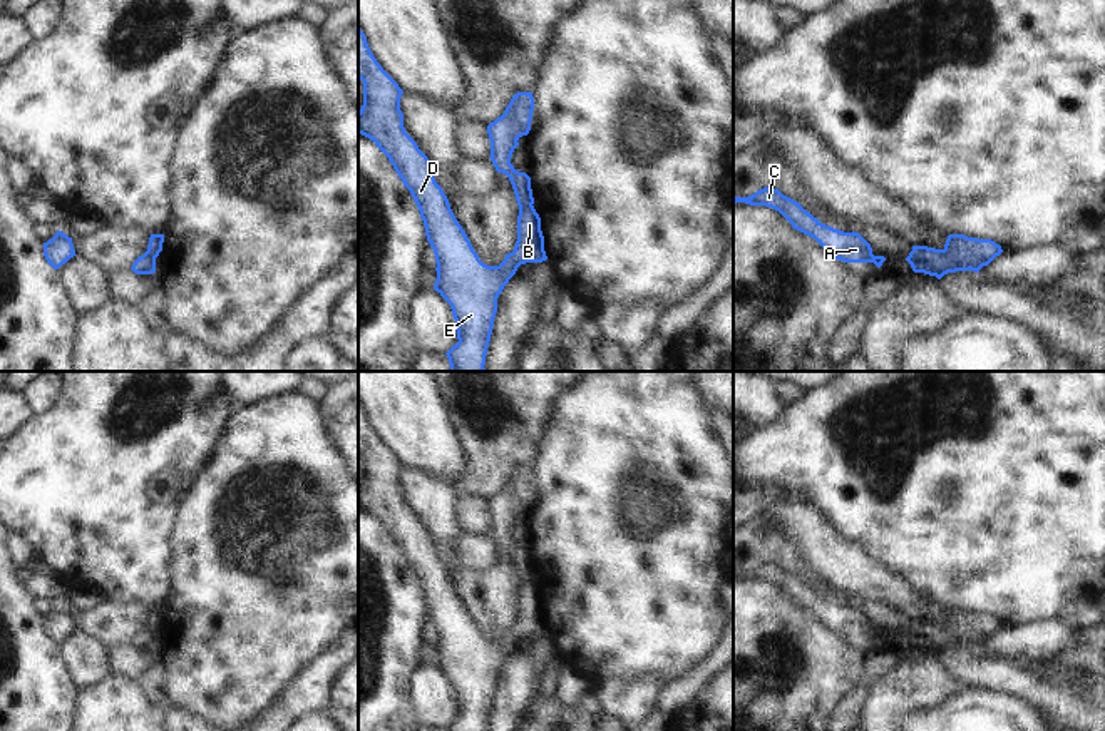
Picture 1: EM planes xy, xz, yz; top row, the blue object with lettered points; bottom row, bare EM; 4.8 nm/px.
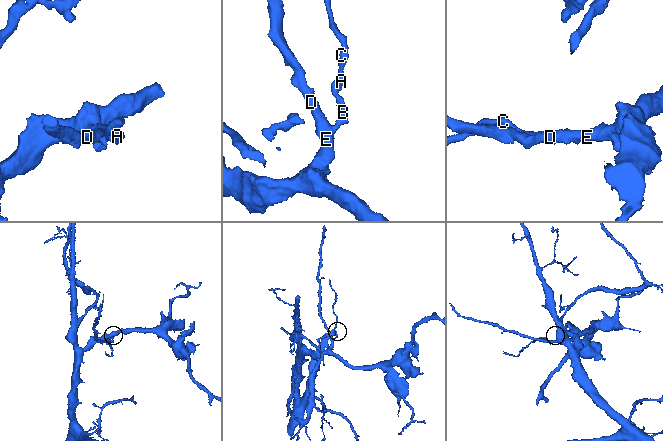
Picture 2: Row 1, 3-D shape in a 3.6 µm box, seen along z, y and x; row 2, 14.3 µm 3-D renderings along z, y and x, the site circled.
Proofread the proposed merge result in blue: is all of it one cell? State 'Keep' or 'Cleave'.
Cleave

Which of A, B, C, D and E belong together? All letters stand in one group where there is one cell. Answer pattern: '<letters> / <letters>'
A C / B D E

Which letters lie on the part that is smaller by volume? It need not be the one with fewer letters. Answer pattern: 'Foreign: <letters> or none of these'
Foreign: A, C

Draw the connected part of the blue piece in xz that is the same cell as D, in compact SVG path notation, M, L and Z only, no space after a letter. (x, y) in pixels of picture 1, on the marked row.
M360 27L358 79L363 82L358 134L377 144L410 191L435 254L434 289L450 304L457 323L459 341L445 353L450 371L486 371L499 294L521 264L547 259L541 217L534 206L521 209L514 251L499 266L484 264L435 182L430 161L405 132L403 90L377 62Z

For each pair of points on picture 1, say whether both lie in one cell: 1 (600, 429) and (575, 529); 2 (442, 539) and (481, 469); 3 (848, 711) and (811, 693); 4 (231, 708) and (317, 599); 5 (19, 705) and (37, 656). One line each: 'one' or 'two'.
1: one
2: two
3: two
4: one
5: one

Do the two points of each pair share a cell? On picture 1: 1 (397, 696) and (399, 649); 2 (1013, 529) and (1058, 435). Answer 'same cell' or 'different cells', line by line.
1: same cell
2: same cell

